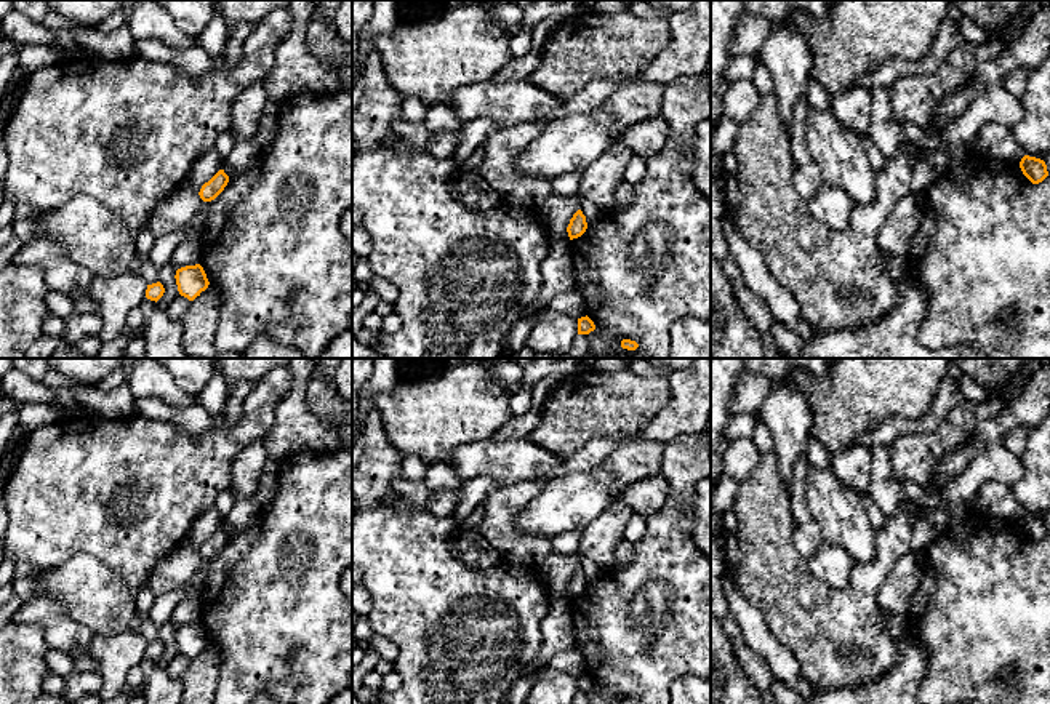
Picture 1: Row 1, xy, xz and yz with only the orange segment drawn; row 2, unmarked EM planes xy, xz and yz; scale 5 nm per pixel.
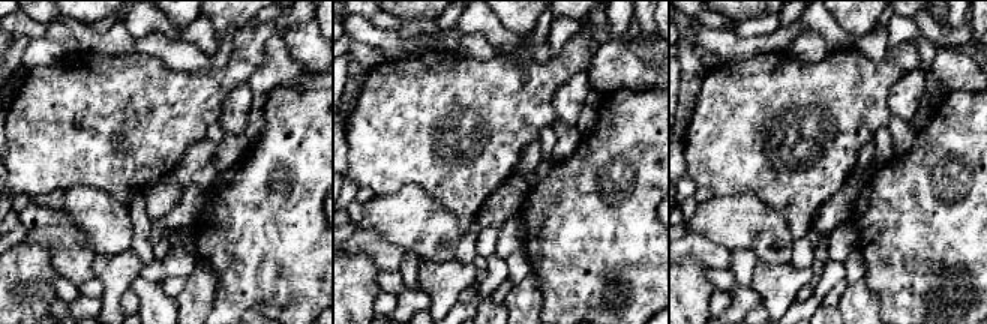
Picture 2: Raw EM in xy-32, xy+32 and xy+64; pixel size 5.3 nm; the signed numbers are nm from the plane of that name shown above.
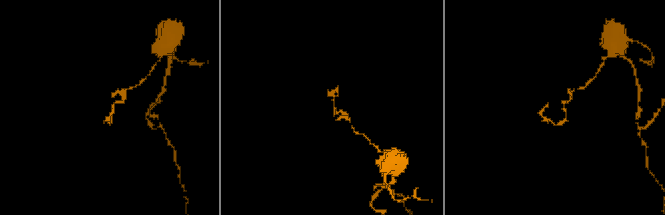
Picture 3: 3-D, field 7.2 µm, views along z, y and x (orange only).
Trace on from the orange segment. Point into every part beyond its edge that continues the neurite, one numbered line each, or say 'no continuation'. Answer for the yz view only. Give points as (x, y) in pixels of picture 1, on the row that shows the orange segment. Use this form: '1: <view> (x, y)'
no continuation

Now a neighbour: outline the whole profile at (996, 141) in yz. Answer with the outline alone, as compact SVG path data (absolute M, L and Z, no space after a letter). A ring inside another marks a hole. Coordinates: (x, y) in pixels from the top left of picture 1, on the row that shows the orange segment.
M984 123L978 130L972 149L980 157L1002 160L1012 165L1020 165L1024 157L1024 150L1012 130L999 123Z

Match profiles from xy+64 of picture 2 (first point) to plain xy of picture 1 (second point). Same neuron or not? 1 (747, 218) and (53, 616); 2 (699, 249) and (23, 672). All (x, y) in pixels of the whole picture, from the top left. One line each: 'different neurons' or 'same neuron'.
1: different neurons
2: different neurons

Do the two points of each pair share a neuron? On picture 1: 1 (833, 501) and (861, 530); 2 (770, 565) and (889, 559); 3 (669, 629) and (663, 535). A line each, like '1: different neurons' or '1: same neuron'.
1: same neuron
2: same neuron
3: same neuron

